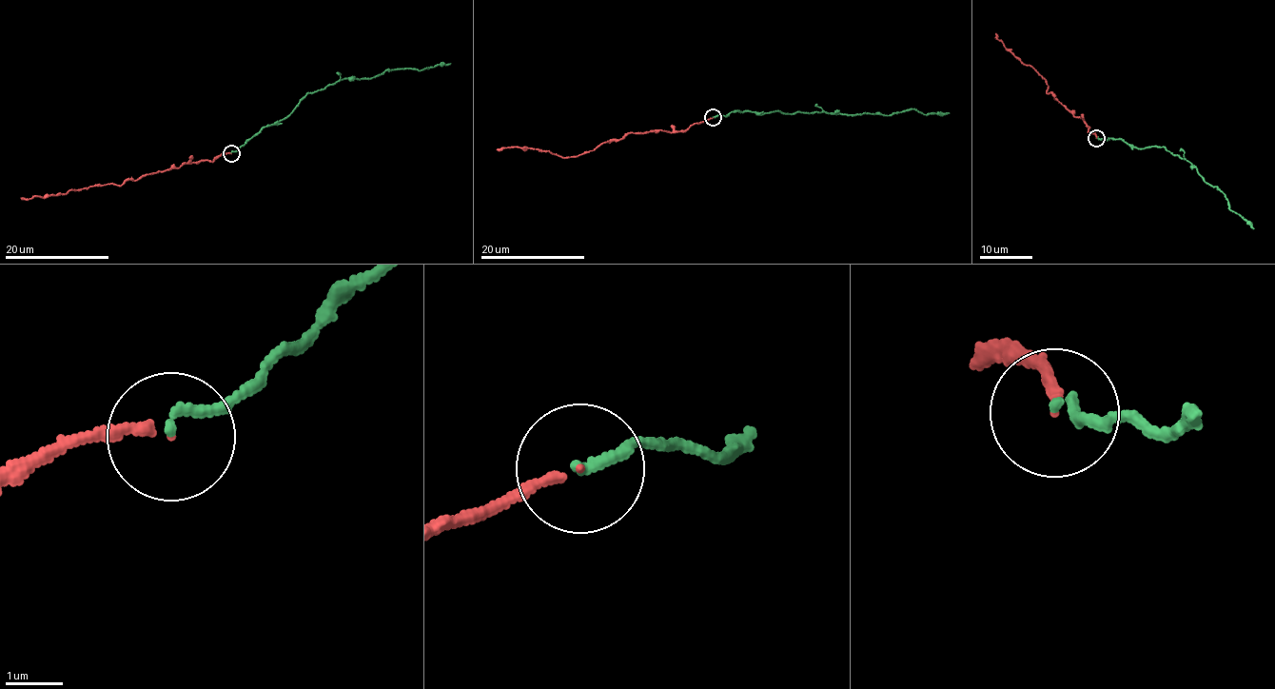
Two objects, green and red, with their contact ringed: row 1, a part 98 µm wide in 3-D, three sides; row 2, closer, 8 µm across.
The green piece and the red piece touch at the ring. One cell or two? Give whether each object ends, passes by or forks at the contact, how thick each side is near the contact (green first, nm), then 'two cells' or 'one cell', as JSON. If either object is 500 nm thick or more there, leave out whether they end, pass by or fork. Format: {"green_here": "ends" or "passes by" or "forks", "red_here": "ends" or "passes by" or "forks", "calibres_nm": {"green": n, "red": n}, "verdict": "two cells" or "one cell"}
{"green_here": "ends", "red_here": "ends", "calibres_nm": {"green": 130, "red": 150}, "verdict": "one cell"}

